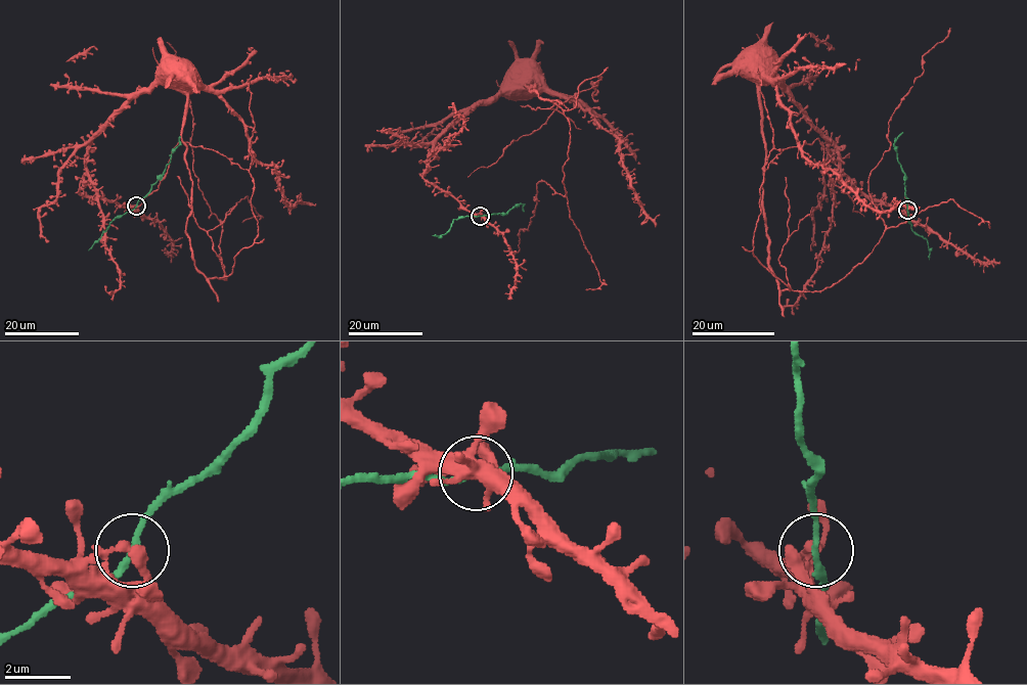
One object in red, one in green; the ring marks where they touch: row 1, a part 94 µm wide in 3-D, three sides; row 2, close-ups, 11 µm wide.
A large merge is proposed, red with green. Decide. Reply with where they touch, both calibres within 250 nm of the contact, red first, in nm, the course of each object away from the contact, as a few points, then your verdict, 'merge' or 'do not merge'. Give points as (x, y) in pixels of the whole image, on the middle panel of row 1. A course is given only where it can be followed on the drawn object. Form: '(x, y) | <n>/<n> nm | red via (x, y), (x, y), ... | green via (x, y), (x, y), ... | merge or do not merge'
(480, 216) | 220/190 nm | red via (480, 216), (429, 183), (423, 173), (434, 143), (501, 88), (515, 63), (521, 65) | green via (480, 216), (505, 214), (522, 204), (524, 212) | do not merge

